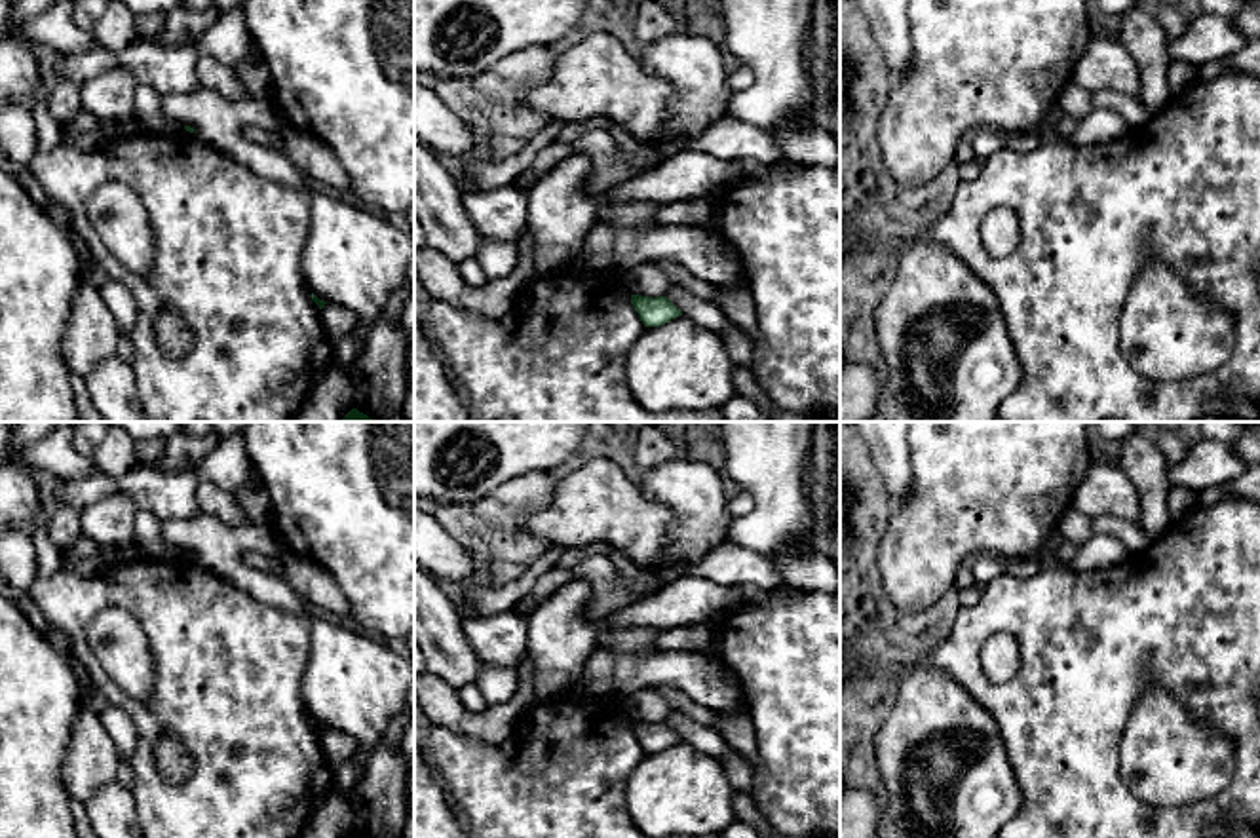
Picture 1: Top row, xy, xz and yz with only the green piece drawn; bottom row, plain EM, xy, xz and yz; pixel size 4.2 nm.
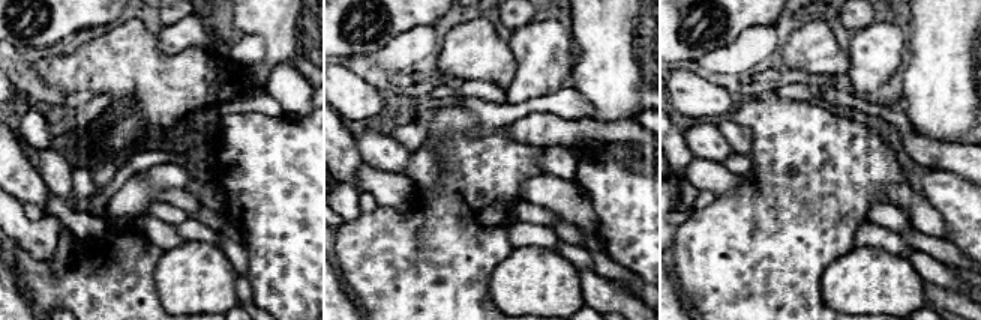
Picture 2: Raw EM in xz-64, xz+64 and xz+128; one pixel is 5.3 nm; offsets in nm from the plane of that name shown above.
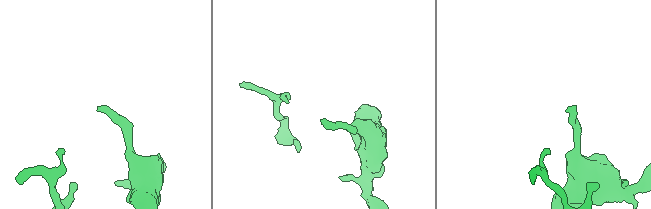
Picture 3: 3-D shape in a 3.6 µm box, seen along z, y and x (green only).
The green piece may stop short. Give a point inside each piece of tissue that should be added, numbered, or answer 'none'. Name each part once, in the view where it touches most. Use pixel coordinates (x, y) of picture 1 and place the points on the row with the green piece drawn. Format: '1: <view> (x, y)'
none

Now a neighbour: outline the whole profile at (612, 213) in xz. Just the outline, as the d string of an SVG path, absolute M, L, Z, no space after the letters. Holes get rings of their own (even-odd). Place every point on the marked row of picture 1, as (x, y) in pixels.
M604 196L595 198L595 226L606 224L612 228L652 226L658 222L658 201L616 201Z

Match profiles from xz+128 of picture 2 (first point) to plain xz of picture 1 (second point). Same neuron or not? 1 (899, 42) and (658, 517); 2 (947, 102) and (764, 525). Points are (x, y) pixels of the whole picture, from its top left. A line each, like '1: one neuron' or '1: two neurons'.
1: two neurons
2: one neuron

